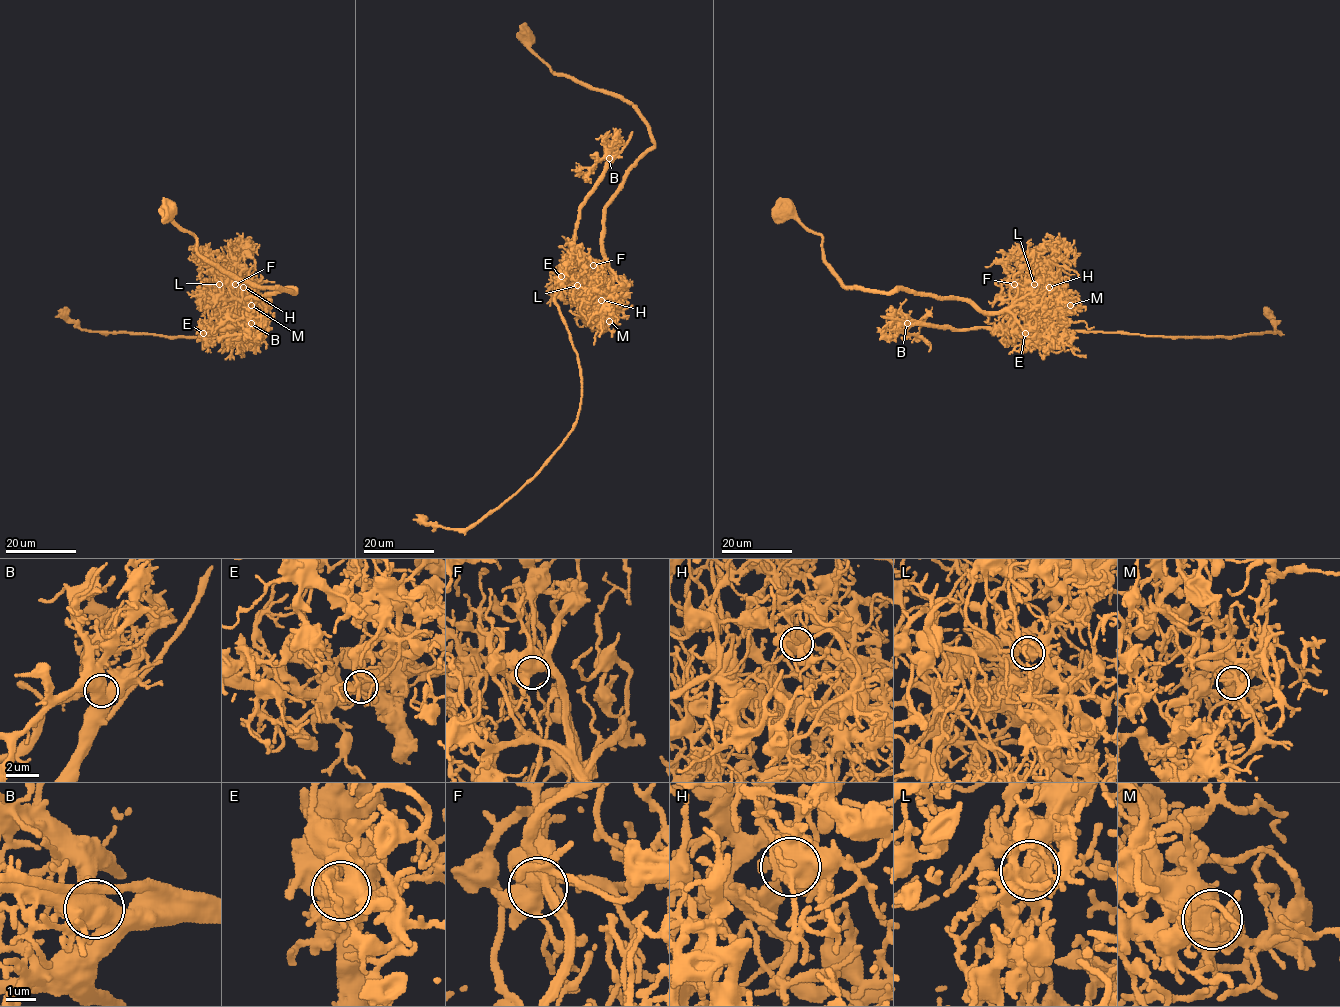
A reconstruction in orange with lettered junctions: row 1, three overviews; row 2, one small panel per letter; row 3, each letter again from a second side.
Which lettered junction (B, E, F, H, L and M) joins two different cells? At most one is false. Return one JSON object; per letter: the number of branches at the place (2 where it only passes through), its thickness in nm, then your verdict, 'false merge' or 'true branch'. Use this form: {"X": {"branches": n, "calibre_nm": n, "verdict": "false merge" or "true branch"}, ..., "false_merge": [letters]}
{"B": {"branches": 3, "calibre_nm": 500, "verdict": "true branch"}, "E": {"branches": 3, "calibre_nm": 550, "verdict": "false merge"}, "F": {"branches": 3, "calibre_nm": 600, "verdict": "true branch"}, "H": {"branches": 3, "calibre_nm": 500, "verdict": "true branch"}, "L": {"branches": 3, "calibre_nm": 480, "verdict": "true branch"}, "M": {"branches": 3, "calibre_nm": 500, "verdict": "true branch"}, "false_merge": ["E"]}

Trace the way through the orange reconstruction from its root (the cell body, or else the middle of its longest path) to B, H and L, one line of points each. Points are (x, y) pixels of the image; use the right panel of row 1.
B: (788, 212), (822, 237), (823, 258), (845, 286), (912, 289), (1014, 316), (1003, 331), (907, 323)
H: (788, 212), (822, 237), (823, 258), (845, 286), (912, 289), (972, 301), (988, 312), (1006, 311), (1049, 287)
L: (788, 212), (822, 237), (823, 258), (845, 286), (912, 289), (1003, 312), (1013, 283), (1034, 284)

